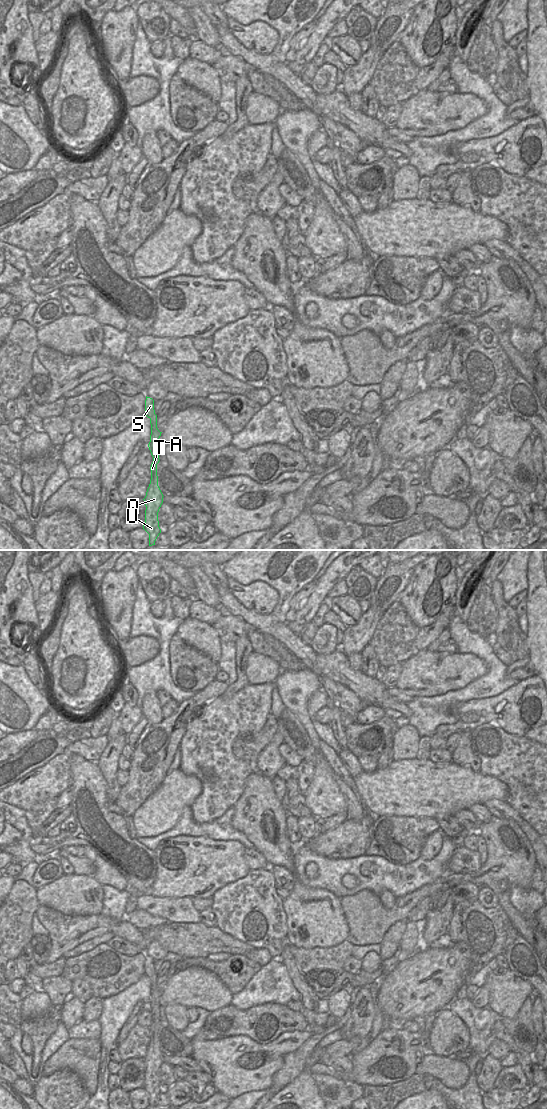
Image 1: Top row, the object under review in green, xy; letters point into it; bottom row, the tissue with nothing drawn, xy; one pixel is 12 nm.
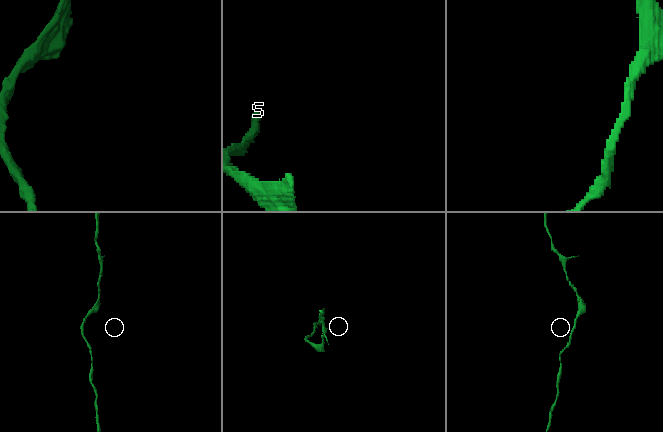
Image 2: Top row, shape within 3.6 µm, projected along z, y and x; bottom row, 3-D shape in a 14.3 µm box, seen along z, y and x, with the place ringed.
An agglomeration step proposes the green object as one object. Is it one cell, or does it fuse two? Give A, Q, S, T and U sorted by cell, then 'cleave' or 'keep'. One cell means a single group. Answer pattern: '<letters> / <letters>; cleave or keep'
A Q S T U; keep

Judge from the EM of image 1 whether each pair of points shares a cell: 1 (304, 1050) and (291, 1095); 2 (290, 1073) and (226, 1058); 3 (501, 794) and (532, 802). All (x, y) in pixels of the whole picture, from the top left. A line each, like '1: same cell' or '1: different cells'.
1: different cells
2: different cells
3: different cells

